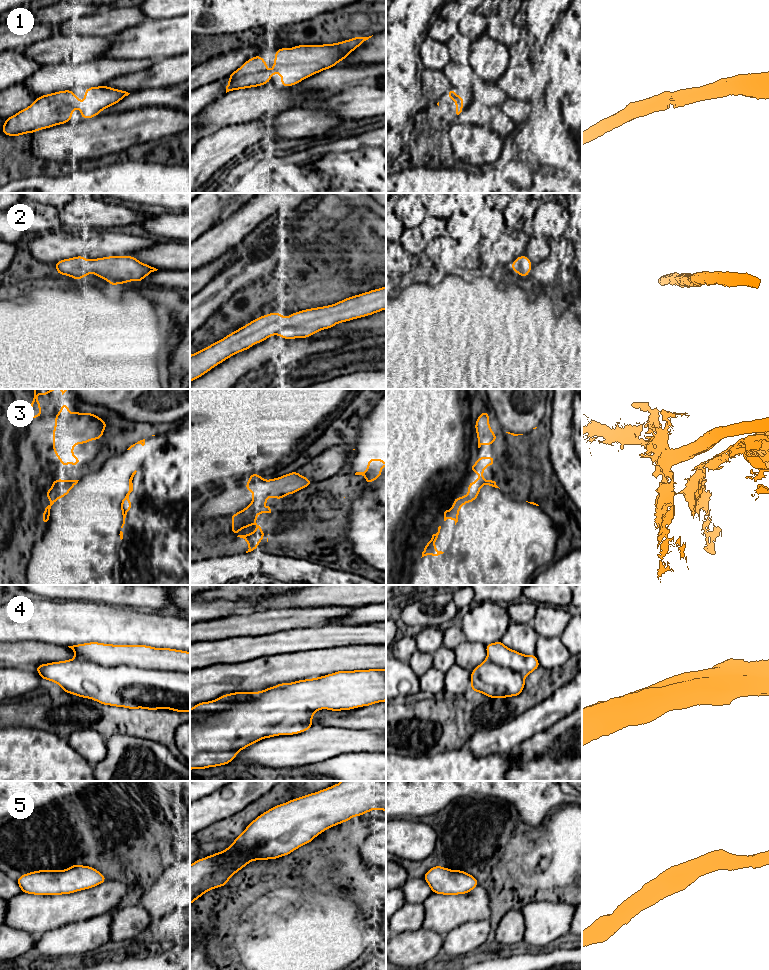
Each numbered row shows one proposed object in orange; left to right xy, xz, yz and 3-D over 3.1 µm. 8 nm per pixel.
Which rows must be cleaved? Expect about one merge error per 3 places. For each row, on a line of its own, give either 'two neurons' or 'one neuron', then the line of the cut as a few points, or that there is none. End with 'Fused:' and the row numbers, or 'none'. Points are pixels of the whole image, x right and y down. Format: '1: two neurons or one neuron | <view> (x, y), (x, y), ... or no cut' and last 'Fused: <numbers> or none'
1: one neuron | no cut
2: one neuron | no cut
3: two neurons | xy (79, 413), (76, 418), (75, 442)
4: two neurons | xy (75, 657), (90, 659), (105, 666), (133, 665), (189, 673)
5: one neuron | no cut
Fused: 3, 4

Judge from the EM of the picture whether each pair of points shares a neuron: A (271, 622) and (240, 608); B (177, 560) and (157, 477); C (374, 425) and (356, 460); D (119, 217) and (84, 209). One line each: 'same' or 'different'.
A: different
B: same
C: same
D: same

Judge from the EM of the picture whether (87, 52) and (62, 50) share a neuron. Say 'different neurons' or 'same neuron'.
same neuron

